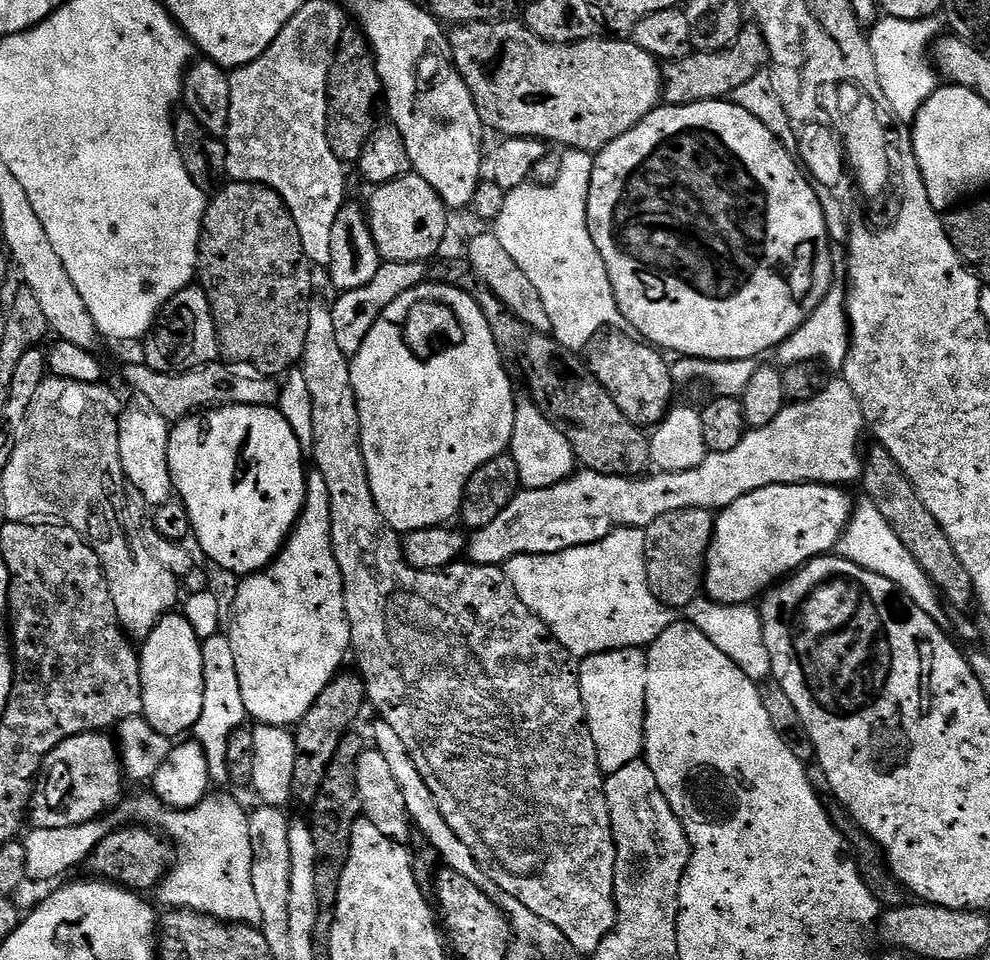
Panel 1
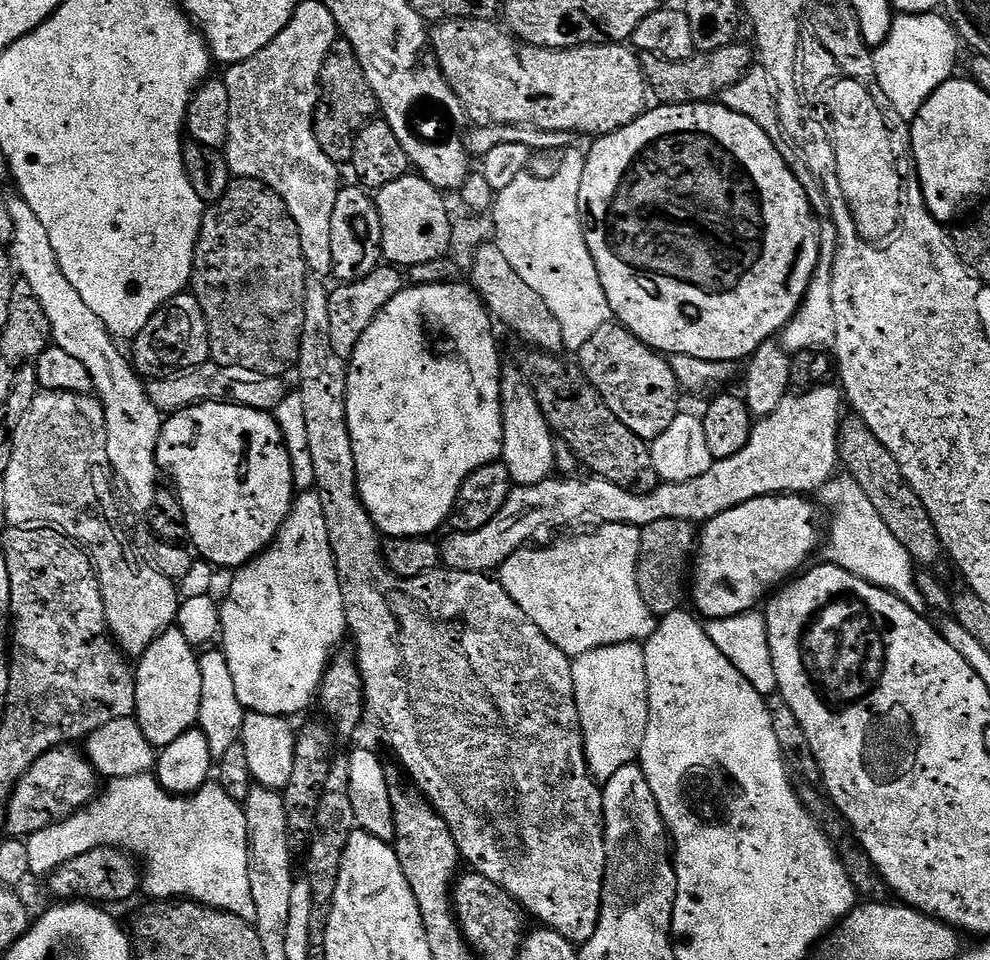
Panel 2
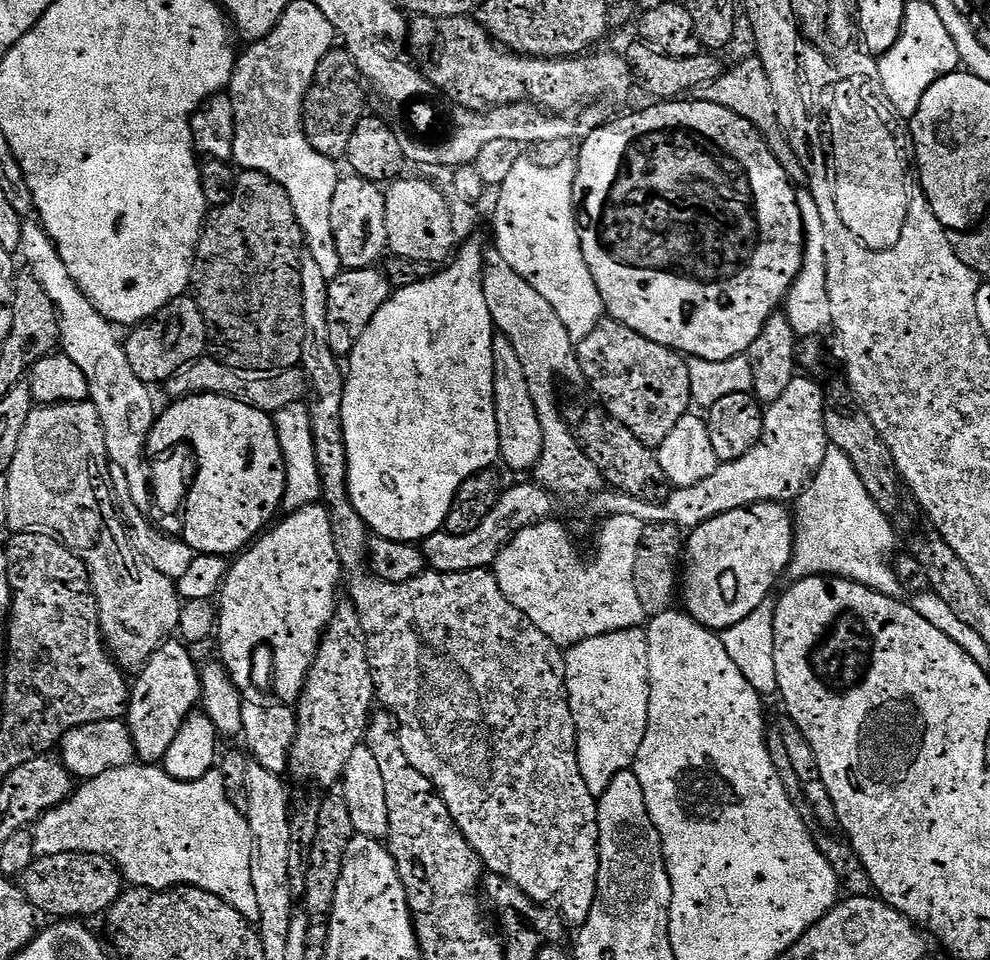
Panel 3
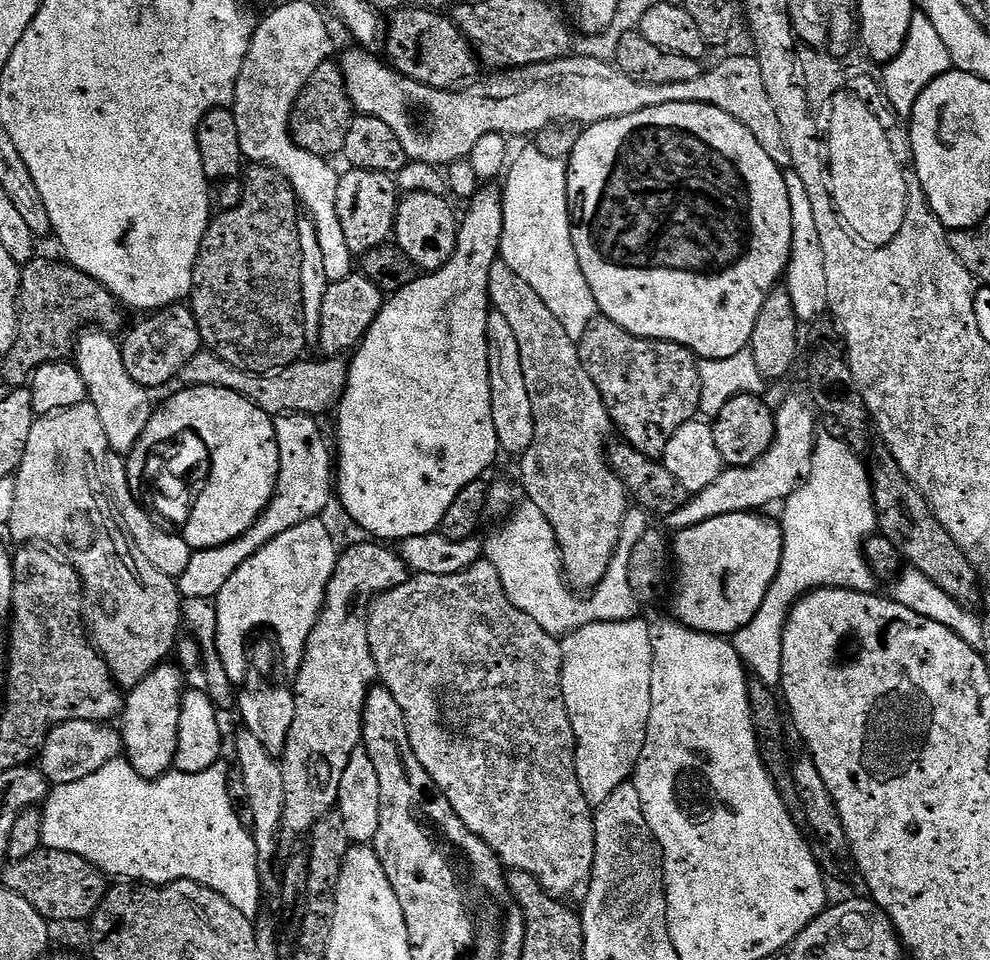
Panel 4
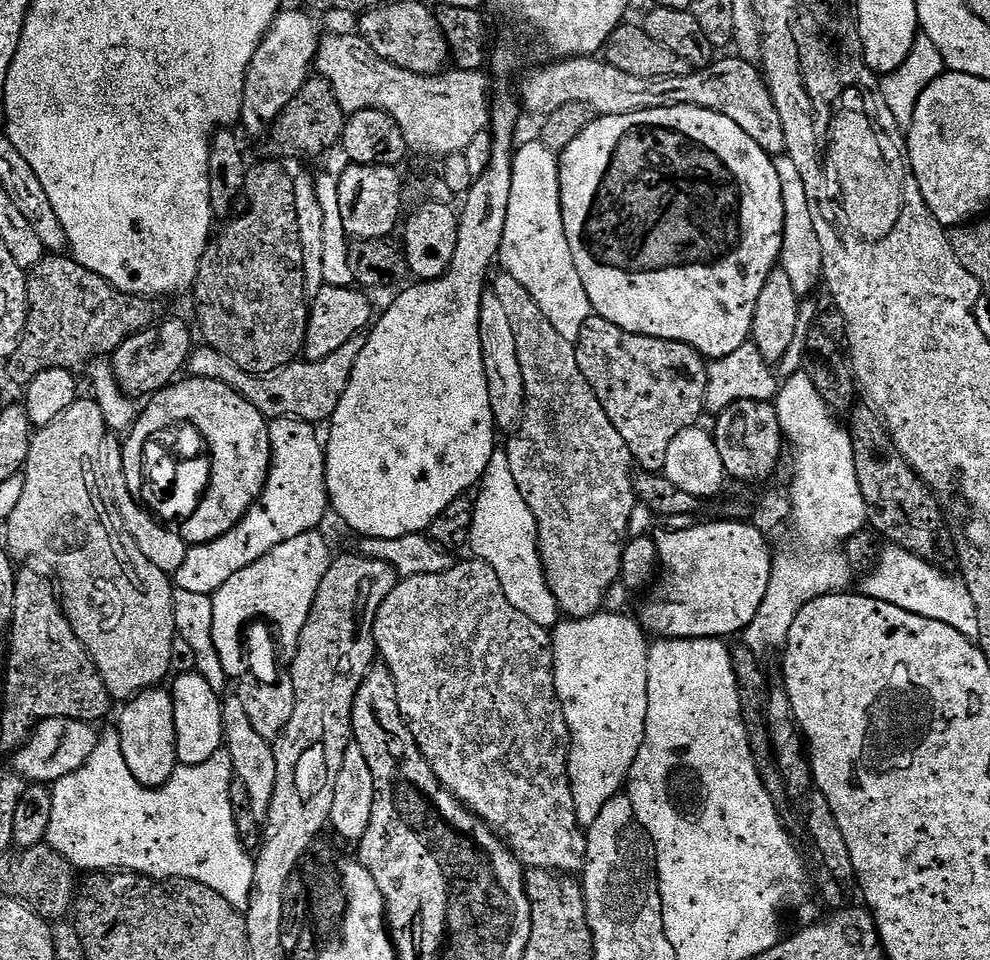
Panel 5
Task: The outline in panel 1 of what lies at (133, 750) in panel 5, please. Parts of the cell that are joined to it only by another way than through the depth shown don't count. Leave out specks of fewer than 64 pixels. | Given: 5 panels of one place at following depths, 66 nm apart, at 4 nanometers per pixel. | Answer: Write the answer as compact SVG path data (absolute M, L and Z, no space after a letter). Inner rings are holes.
M182 614L163 616L149 636L143 637L144 649L139 649L140 677L142 678L142 713L144 720L158 730L158 734L169 738L180 738L183 732L191 733L198 718L202 718L204 697L204 671L202 670L201 638L194 632L190 622Z

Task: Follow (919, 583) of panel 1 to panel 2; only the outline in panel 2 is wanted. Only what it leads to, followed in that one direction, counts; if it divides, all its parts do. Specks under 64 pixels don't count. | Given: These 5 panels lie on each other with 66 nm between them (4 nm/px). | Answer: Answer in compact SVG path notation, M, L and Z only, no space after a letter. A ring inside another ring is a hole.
M849 474L833 476L819 489L819 496L819 503L824 503L832 511L832 525L829 528L827 525L826 539L822 544L823 559L902 598L911 608L923 609L926 603L915 584L917 569L911 554L894 538L881 514L874 510L873 503L866 498L865 491L858 486L854 477Z

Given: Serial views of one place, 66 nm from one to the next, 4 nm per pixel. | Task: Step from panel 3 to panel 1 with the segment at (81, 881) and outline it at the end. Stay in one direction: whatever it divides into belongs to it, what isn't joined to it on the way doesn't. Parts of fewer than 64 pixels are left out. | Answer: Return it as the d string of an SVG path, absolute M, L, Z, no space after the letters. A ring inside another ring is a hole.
M131 826L109 831L102 842L89 854L86 868L93 877L109 884L127 888L137 894L148 894L168 875L174 863L174 848L159 831L144 826Z

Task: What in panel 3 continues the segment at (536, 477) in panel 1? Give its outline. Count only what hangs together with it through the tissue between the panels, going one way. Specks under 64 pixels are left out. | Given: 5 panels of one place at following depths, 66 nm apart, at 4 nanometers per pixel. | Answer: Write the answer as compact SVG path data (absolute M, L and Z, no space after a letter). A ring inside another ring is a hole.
M503 334L492 337L494 350L494 406L498 418L498 442L500 460L516 472L531 473L542 454L542 422L538 420L538 410L534 408L534 398L530 396L530 382L522 370L518 350Z

